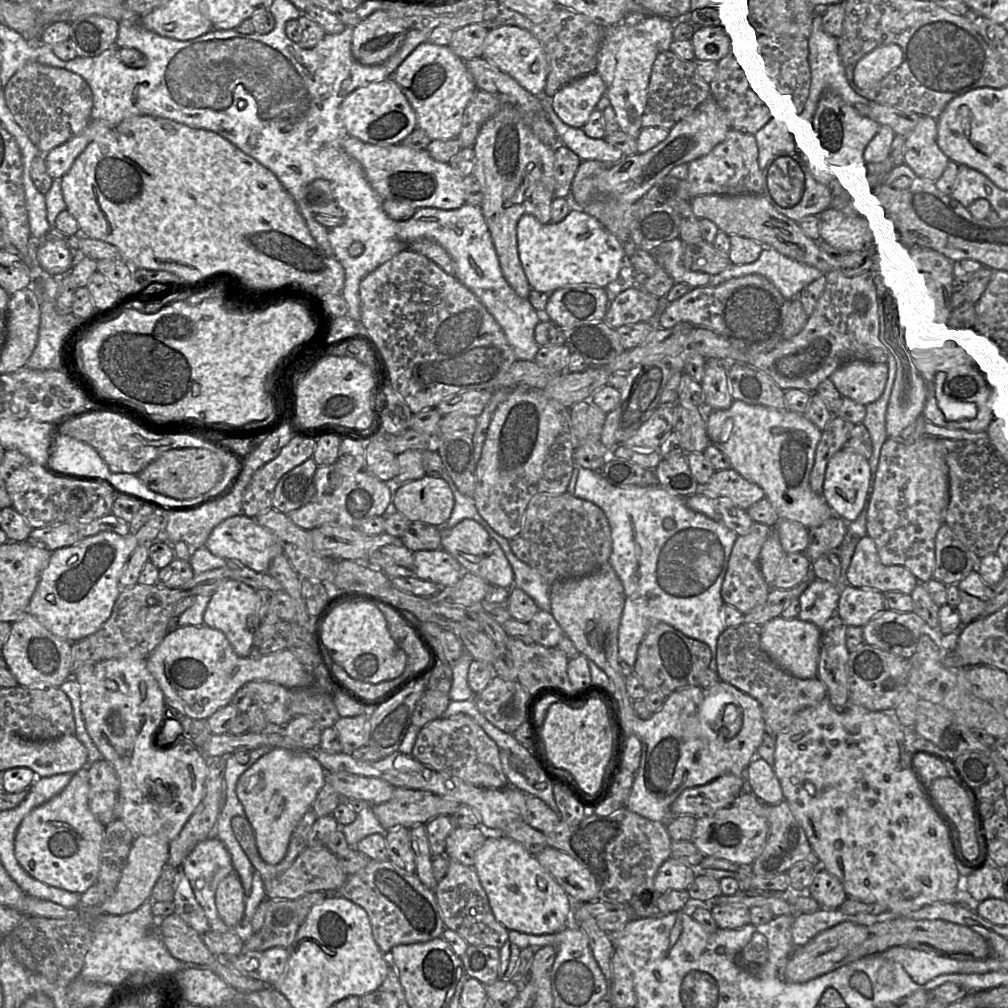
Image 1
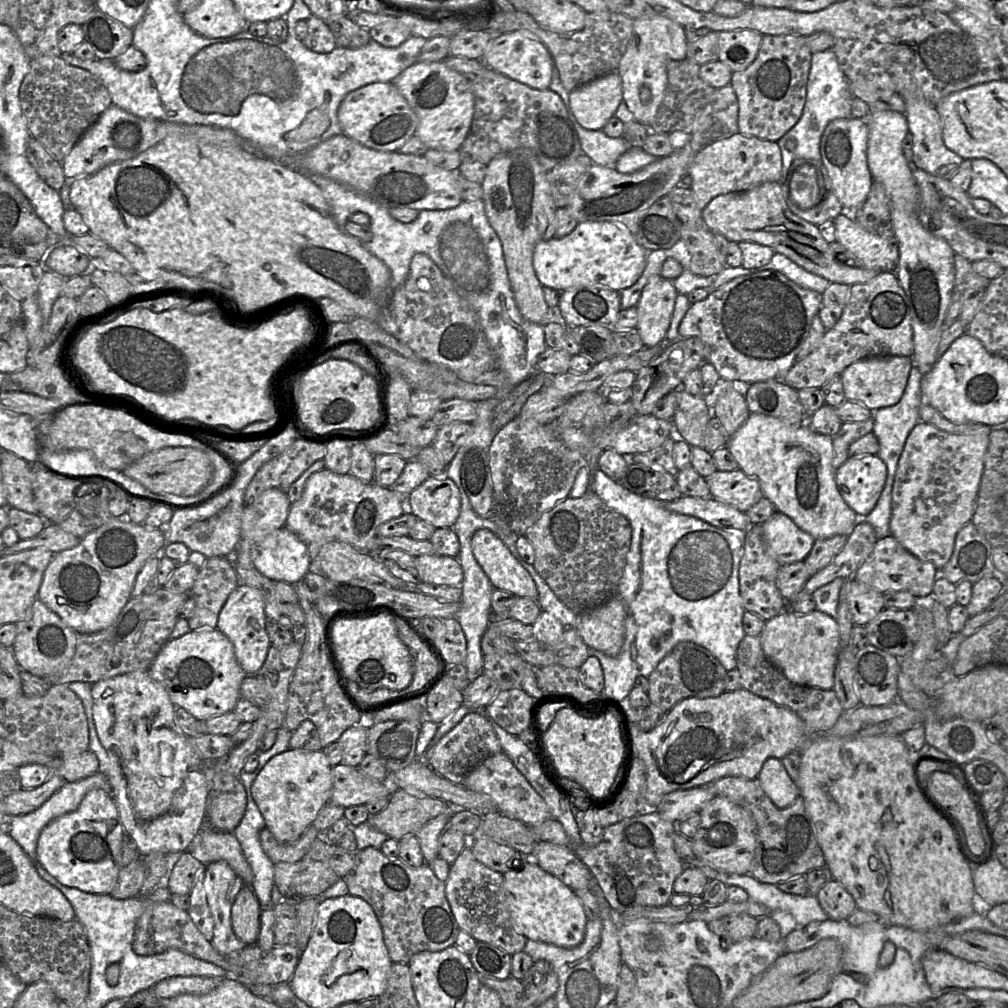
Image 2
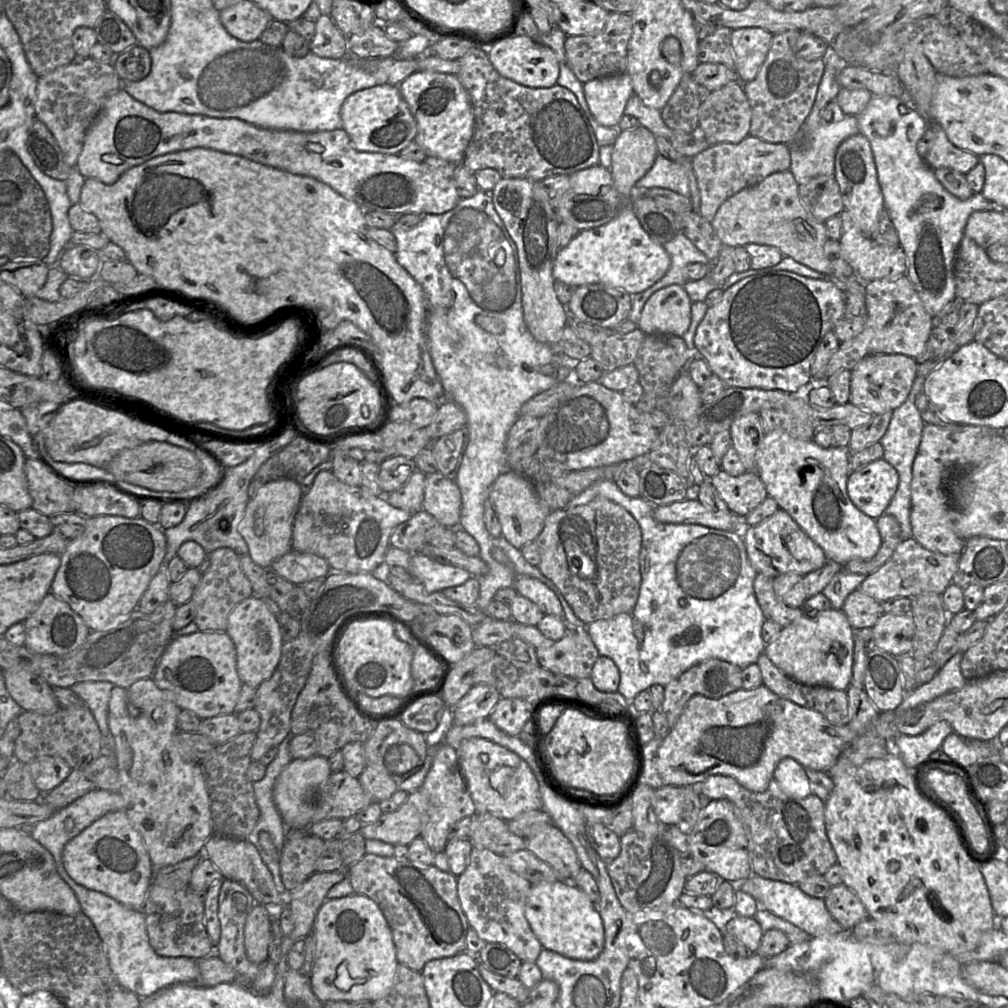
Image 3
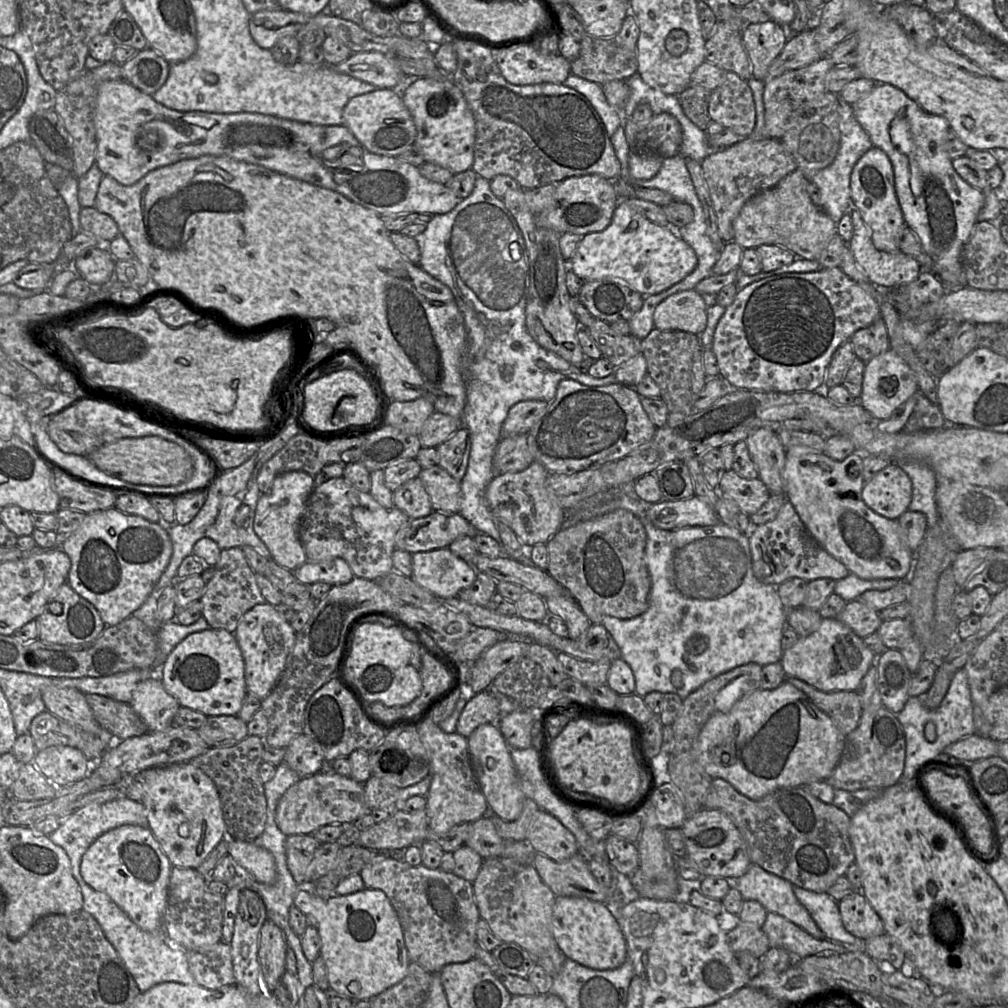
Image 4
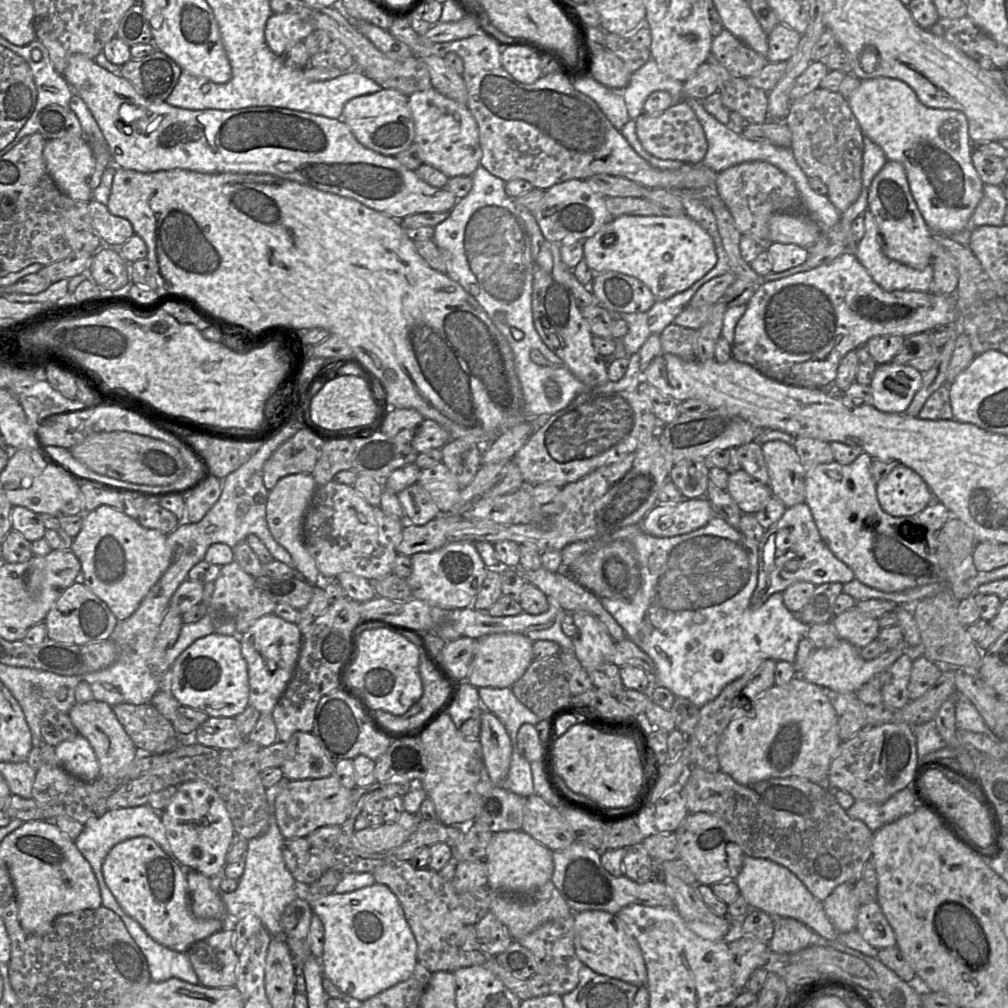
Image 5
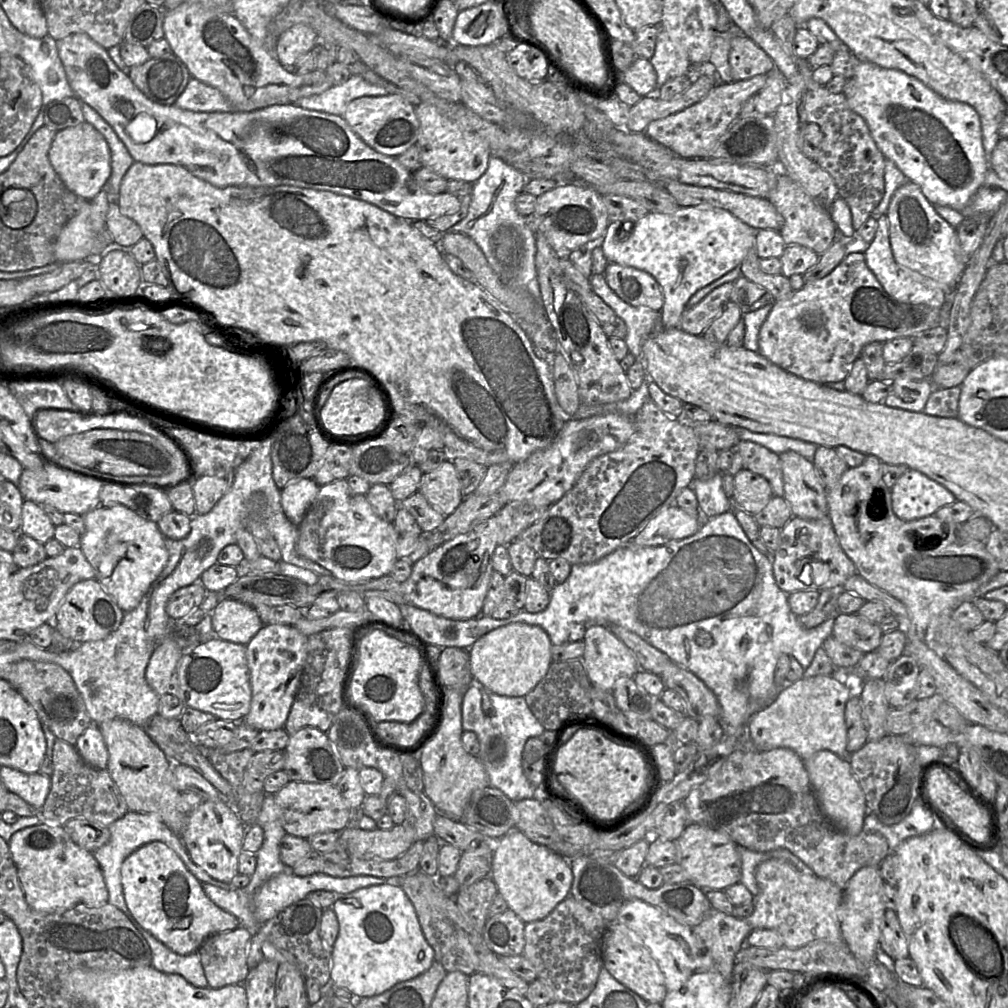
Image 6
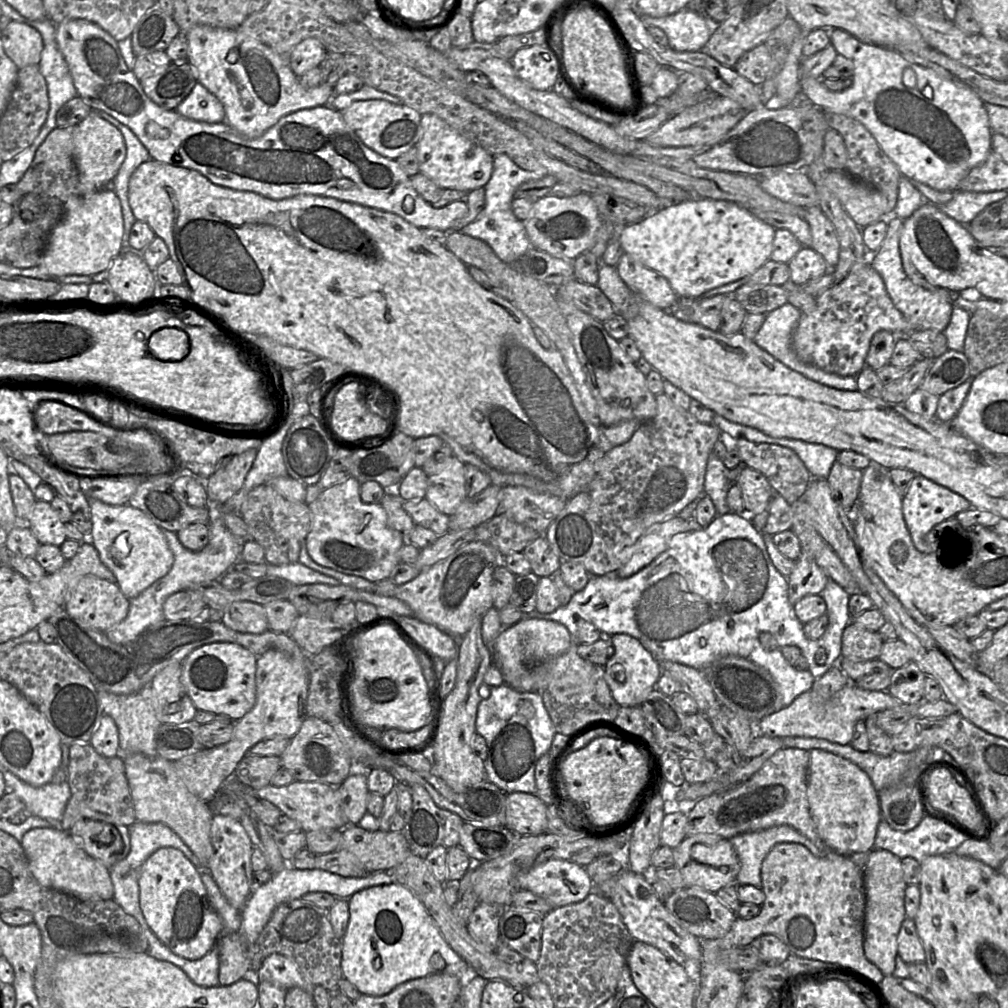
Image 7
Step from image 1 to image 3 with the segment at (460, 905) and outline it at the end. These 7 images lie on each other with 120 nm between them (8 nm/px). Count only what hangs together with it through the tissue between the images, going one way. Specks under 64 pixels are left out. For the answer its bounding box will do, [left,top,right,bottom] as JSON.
[457,847,543,963]

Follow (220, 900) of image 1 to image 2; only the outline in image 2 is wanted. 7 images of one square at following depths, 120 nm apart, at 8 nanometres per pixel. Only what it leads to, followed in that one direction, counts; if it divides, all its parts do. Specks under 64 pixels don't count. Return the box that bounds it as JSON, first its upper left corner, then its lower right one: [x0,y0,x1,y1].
[231,885,261,945]

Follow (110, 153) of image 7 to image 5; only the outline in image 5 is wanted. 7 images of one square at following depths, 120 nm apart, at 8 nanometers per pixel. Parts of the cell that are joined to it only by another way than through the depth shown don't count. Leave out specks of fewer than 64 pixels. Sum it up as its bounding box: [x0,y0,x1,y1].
[43,137,95,202]

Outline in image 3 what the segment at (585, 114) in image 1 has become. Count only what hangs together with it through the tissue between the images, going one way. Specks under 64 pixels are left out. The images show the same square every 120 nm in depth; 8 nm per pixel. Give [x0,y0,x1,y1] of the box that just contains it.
[583,73,633,127]

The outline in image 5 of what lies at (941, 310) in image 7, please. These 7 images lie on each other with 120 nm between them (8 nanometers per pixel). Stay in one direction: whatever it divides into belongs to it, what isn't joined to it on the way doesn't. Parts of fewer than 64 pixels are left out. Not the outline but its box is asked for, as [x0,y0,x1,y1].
[855,209,933,292]

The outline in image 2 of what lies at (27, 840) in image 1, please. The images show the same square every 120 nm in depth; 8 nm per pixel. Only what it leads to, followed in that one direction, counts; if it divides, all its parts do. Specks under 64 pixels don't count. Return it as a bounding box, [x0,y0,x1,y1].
[36,789,125,895]

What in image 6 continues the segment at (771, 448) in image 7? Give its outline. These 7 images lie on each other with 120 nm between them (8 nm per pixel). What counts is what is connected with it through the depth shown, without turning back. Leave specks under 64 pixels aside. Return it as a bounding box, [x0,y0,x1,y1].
[734,440,783,497]

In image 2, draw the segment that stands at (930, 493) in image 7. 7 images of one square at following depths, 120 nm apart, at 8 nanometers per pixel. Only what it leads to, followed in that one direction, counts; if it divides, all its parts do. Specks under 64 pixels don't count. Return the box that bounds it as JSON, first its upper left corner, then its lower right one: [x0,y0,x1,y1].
[835,455,886,518]

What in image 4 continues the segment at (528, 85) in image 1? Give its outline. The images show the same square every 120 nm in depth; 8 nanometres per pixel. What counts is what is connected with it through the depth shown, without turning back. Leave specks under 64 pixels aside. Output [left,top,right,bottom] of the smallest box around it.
[495,45,570,84]

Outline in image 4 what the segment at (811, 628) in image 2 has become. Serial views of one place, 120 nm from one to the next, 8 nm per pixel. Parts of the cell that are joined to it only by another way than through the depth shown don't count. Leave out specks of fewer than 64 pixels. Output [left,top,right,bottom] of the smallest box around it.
[780,618,876,692]

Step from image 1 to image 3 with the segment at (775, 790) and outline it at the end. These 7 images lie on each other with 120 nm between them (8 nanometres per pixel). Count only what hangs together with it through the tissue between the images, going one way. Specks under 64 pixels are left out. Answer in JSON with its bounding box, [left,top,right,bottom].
[773,758,812,798]

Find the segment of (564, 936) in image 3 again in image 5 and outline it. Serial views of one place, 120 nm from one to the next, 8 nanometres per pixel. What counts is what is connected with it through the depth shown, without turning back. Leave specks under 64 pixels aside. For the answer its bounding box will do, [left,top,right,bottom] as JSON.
[573,910,647,987]

